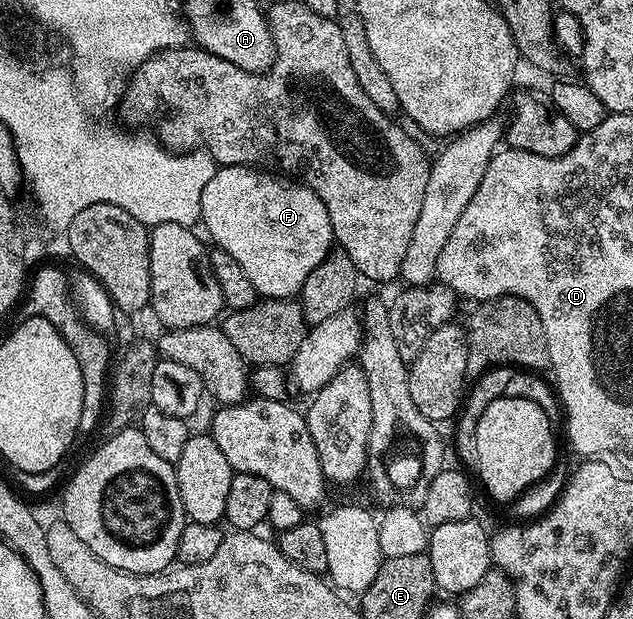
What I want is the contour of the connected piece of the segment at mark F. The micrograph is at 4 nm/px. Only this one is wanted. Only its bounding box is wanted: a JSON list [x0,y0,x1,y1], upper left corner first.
[201,166,335,299]

